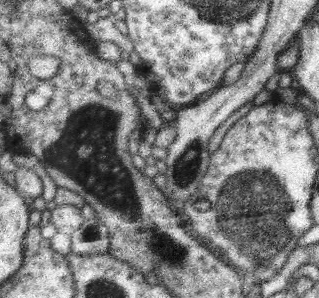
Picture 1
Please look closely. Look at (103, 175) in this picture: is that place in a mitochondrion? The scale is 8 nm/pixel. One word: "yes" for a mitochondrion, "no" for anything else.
yes

